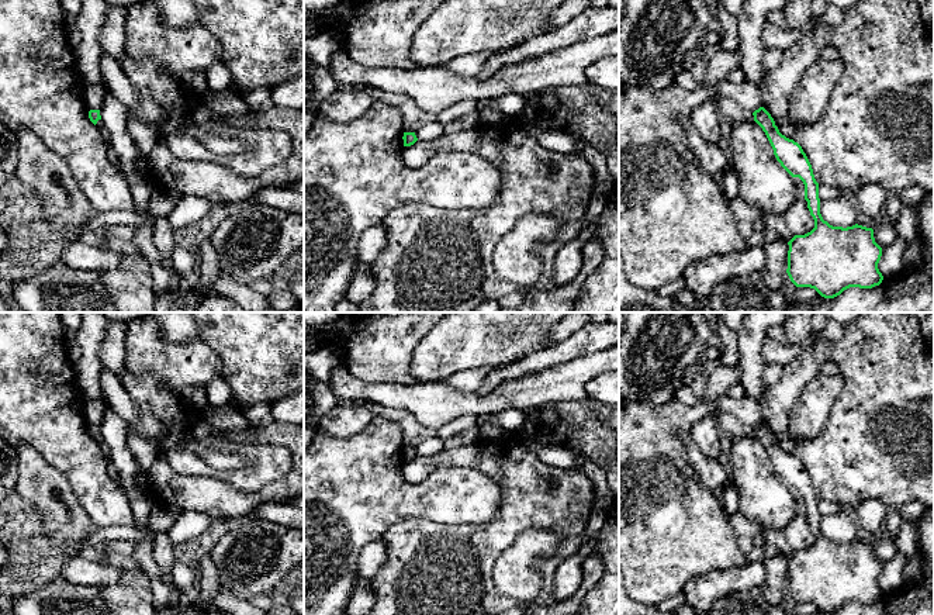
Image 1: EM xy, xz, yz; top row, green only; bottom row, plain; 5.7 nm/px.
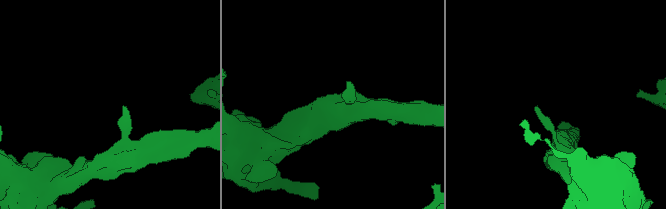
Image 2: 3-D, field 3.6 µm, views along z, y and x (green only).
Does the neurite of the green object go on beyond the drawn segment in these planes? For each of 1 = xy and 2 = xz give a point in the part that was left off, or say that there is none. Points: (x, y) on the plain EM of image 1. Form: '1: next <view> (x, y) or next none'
1: next none
2: next none

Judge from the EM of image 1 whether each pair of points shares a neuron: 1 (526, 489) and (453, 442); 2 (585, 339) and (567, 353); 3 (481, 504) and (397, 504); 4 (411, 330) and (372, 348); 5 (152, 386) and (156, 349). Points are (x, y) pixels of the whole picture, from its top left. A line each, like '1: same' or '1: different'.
1: different
2: same
3: same
4: same
5: different

